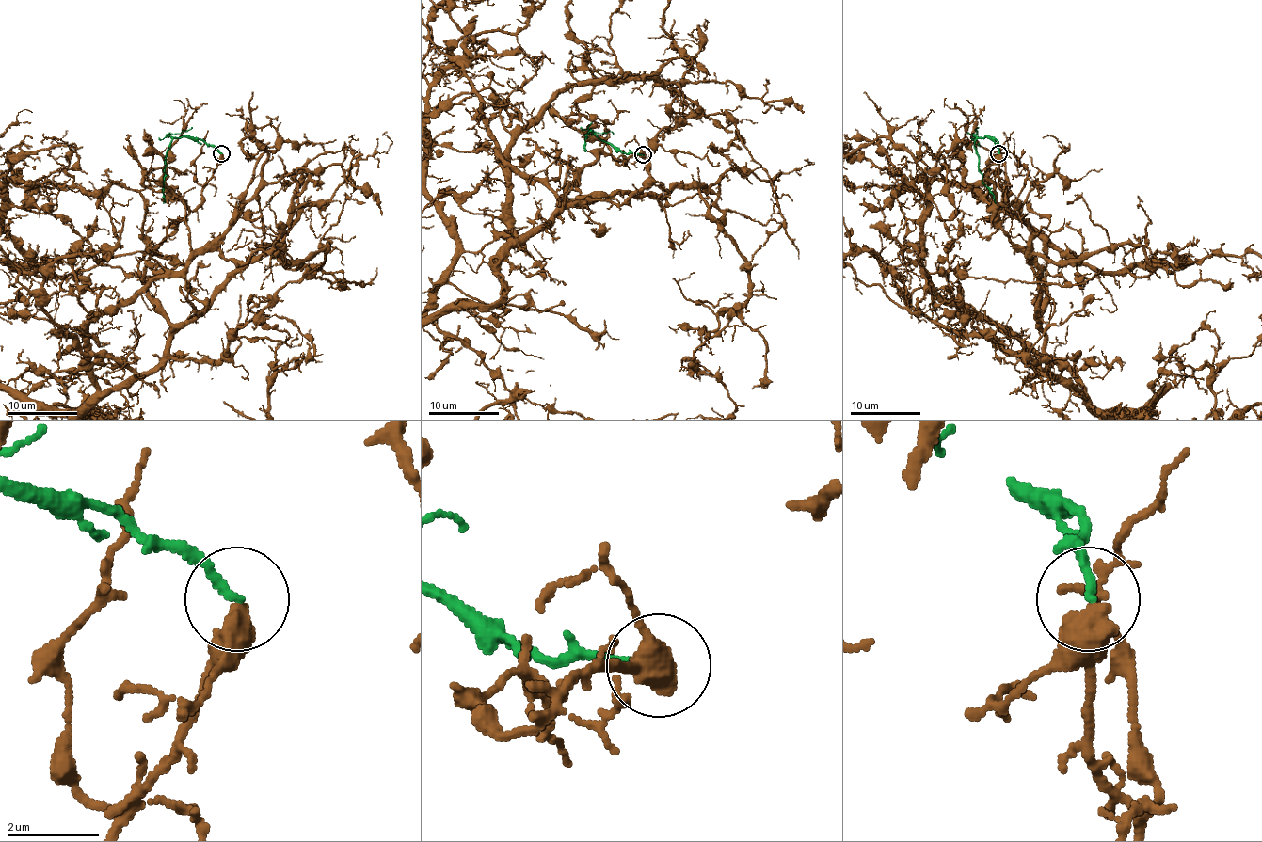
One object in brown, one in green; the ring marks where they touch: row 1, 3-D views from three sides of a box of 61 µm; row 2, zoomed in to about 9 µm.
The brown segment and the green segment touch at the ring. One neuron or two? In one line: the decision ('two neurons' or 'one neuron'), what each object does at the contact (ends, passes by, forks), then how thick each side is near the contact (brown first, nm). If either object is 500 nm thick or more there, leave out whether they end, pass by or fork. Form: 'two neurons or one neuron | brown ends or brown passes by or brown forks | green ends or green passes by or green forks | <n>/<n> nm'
two neurons | 600/190 nm

